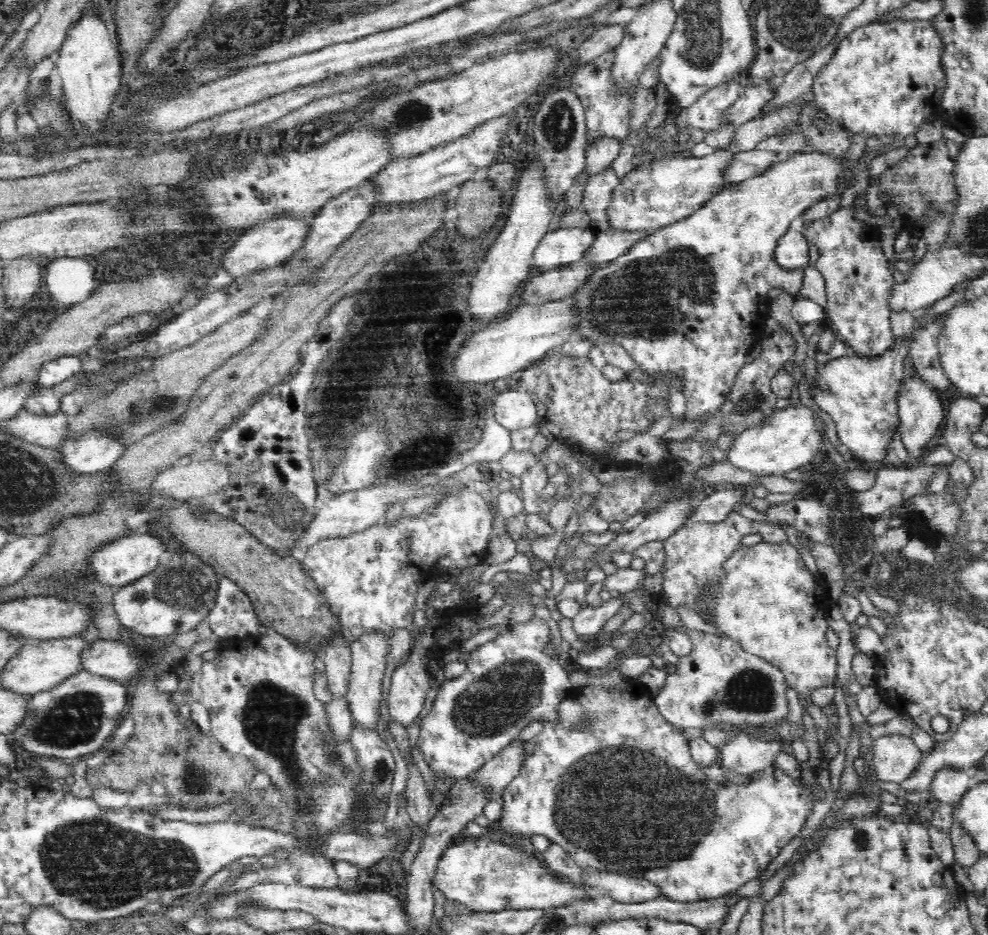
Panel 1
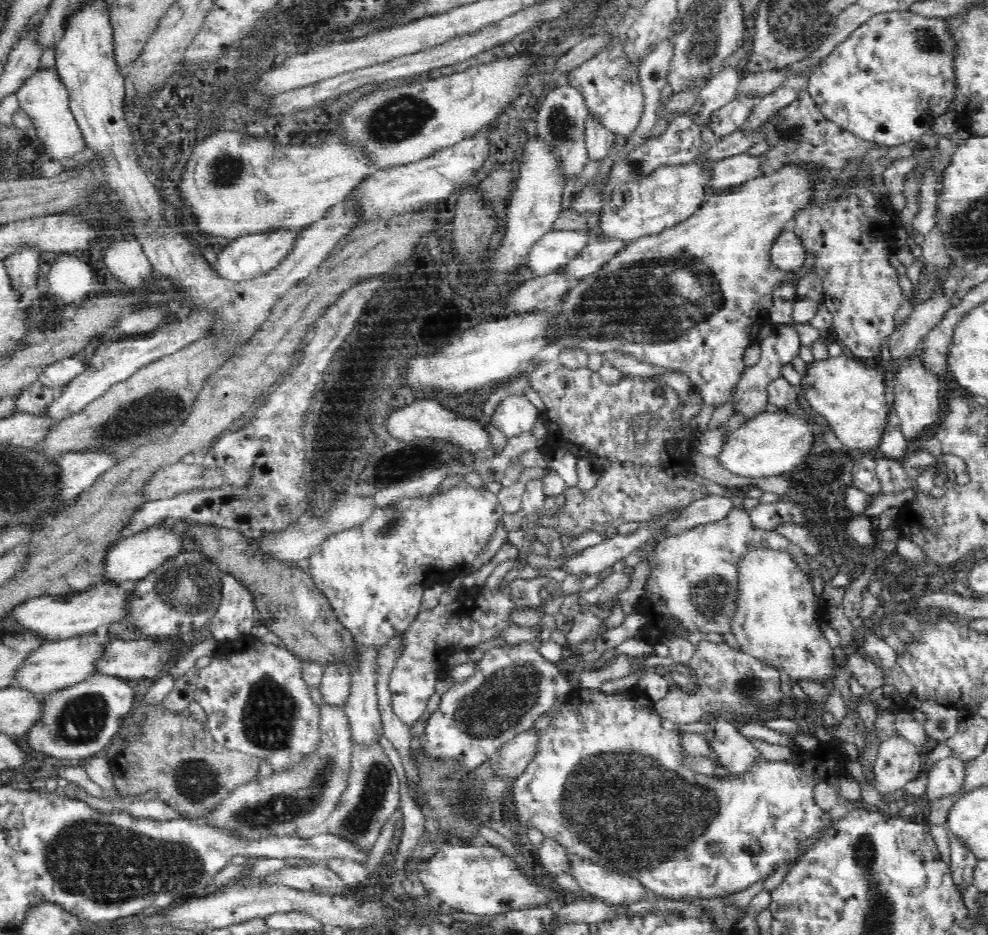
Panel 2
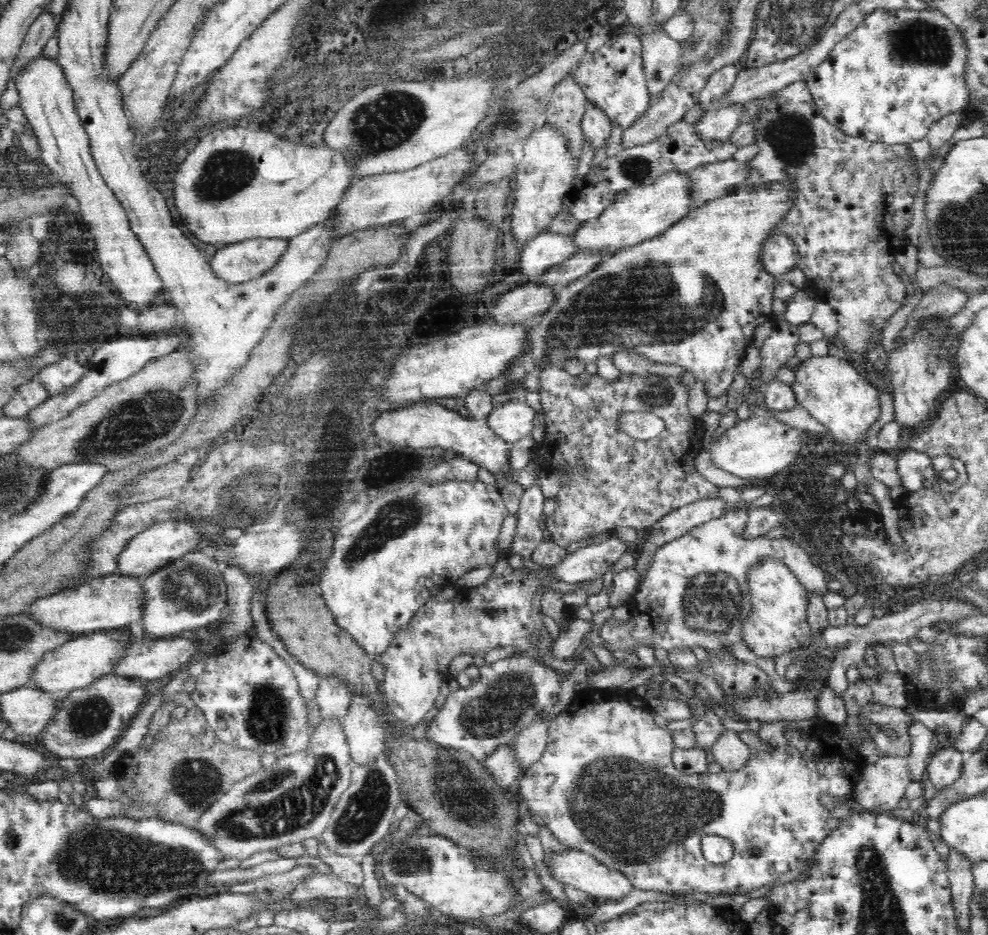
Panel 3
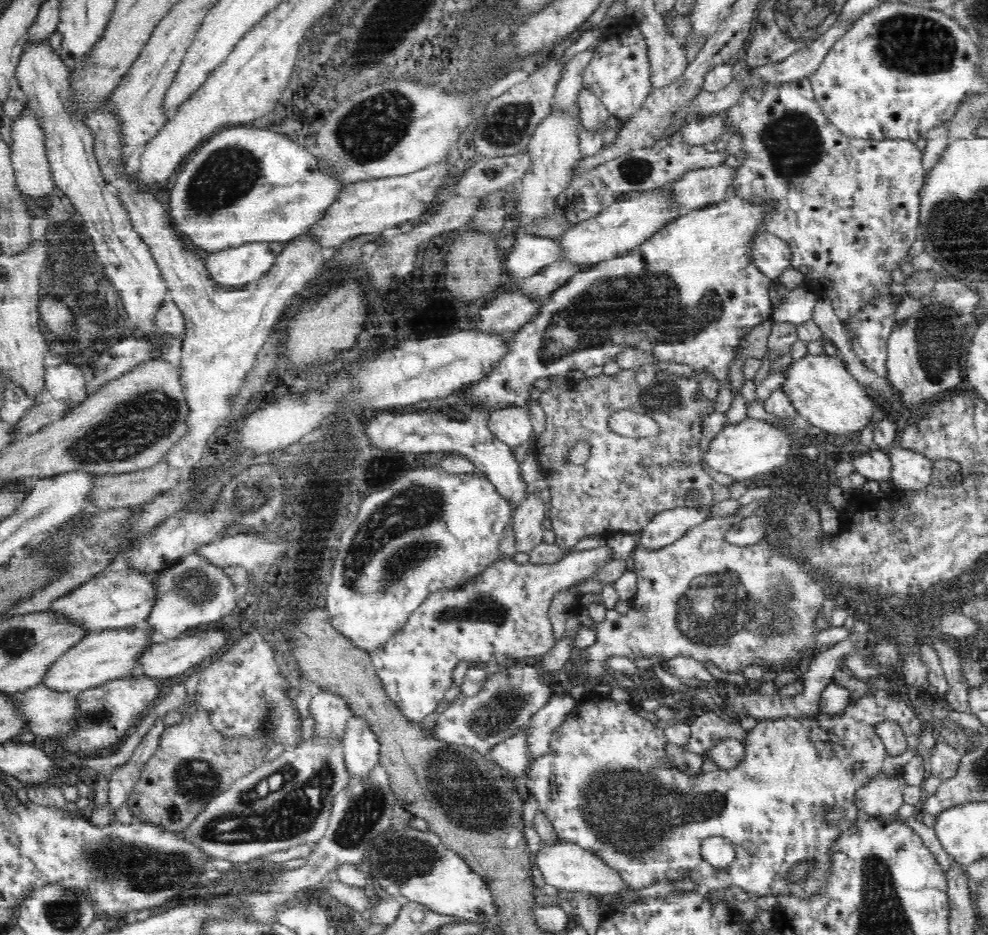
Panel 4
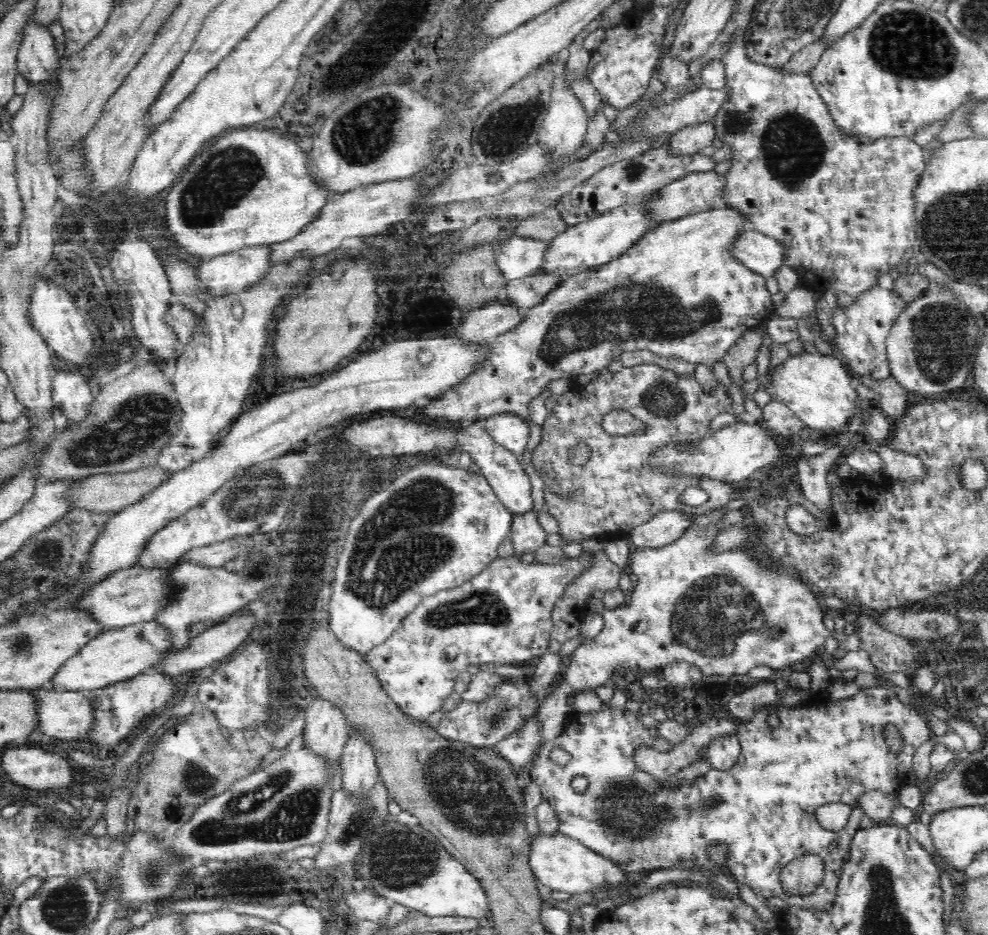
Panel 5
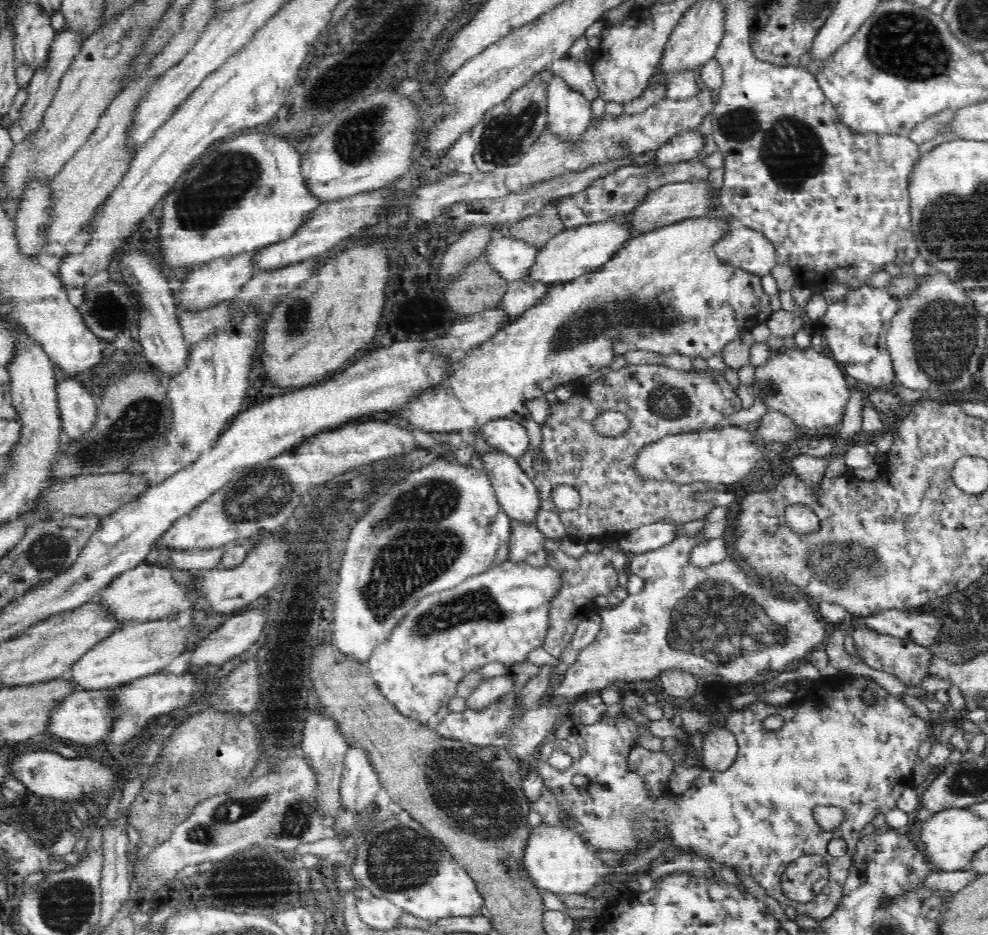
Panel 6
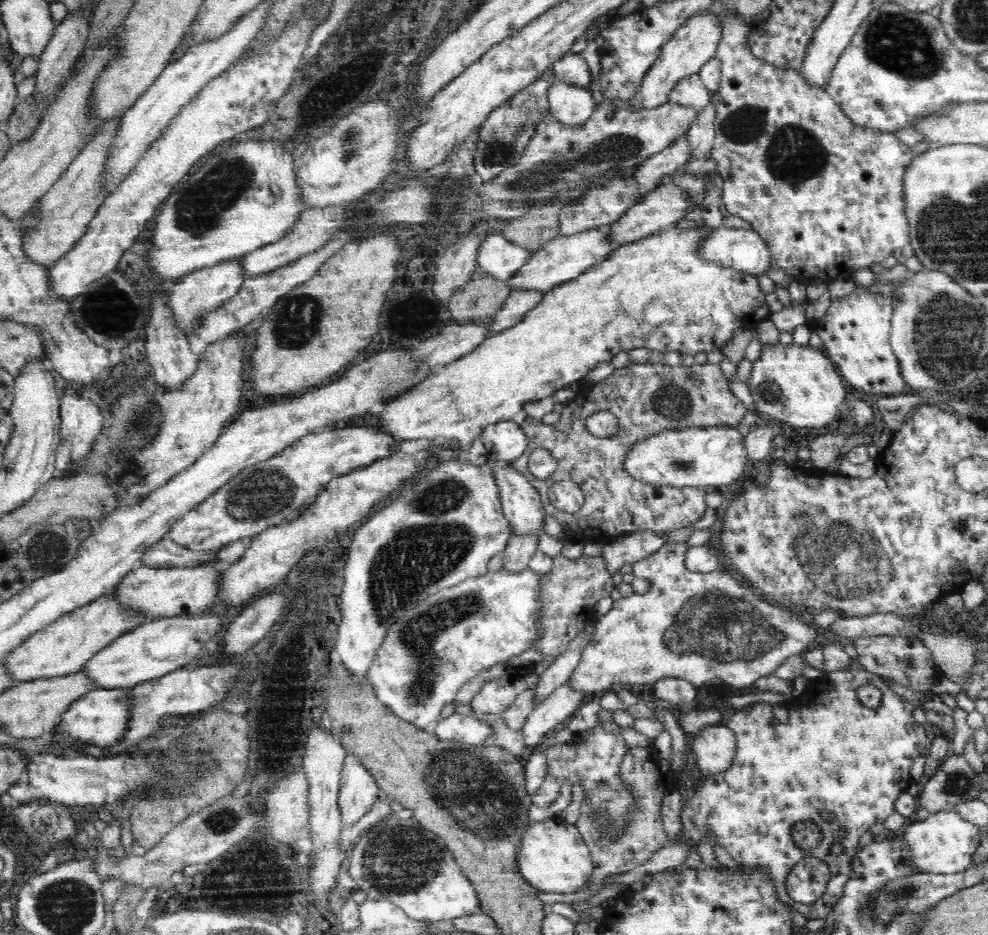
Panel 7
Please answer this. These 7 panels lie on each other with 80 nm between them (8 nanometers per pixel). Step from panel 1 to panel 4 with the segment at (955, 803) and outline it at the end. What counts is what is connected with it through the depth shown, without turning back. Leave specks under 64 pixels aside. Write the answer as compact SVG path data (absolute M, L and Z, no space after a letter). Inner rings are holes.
M939 739L928 758L927 774L940 778L942 782L958 774L962 754L952 745Z

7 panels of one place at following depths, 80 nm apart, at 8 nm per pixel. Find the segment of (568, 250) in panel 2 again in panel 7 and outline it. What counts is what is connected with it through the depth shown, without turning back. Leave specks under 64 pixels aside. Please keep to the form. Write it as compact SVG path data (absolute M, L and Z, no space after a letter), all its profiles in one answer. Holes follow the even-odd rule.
M492 234L480 244L476 267L508 281L520 272L520 268L526 266L532 254L532 251L508 241L504 235Z

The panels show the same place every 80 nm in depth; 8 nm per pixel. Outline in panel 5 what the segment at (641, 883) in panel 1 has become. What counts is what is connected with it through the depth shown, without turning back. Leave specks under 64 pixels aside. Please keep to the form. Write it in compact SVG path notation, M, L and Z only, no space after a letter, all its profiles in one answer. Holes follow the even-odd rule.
M560 833L555 836L538 834L532 840L530 853L529 864L535 878L538 882L549 886L552 891L562 891L573 895L590 892L596 888L612 888L626 882L622 869L614 865L612 861Z

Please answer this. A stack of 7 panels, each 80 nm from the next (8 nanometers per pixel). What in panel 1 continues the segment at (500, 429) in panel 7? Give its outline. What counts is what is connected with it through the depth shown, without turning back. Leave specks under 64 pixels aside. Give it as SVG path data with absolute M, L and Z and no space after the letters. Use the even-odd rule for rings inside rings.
M506 385L497 390L493 410L495 419L510 432L520 428L528 428L536 422L536 405L531 398L531 392L511 390Z

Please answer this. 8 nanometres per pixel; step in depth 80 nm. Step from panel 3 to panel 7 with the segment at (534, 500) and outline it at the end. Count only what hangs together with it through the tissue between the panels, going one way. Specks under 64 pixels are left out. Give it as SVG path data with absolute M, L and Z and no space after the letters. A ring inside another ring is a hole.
M512 533L507 547L502 552L504 569L519 571L528 566L529 560L538 550L538 533Z

